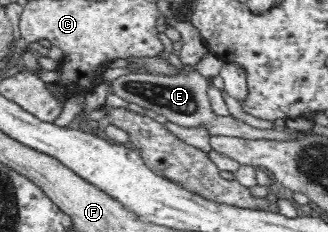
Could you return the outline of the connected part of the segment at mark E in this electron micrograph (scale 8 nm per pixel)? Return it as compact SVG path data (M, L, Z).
M191 72L187 76L155 76L154 74L143 74L143 73L129 73L112 80L112 89L113 92L121 97L125 102L134 102L139 106L145 108L145 110L151 110L159 116L164 116L169 122L177 124L177 126L183 126L183 128L203 128L206 130L209 136L229 136L231 138L244 138L249 140L259 140L259 139L288 139L289 137L296 137L301 133L305 132L296 132L294 135L289 135L285 133L283 128L275 128L273 130L261 130L250 125L247 125L244 121L237 121L230 117L229 115L222 116L217 115L213 108L211 107L211 100L207 97L207 84L208 80L196 74L196 72Z

